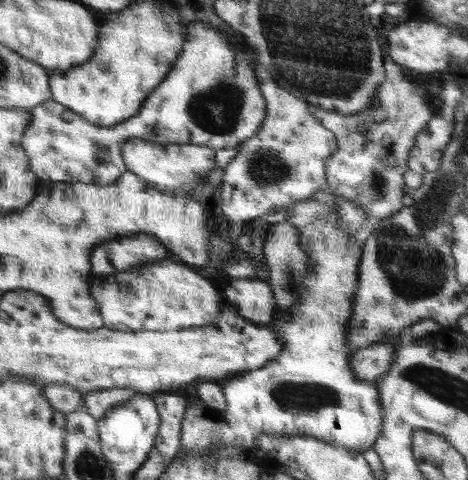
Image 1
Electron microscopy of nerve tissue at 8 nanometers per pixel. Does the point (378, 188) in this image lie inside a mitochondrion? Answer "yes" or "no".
yes

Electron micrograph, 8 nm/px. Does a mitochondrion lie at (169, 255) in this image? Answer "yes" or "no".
no

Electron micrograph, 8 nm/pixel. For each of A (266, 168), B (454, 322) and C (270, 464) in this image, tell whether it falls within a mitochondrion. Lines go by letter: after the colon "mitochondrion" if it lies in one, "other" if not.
A: mitochondrion
B: other
C: other

